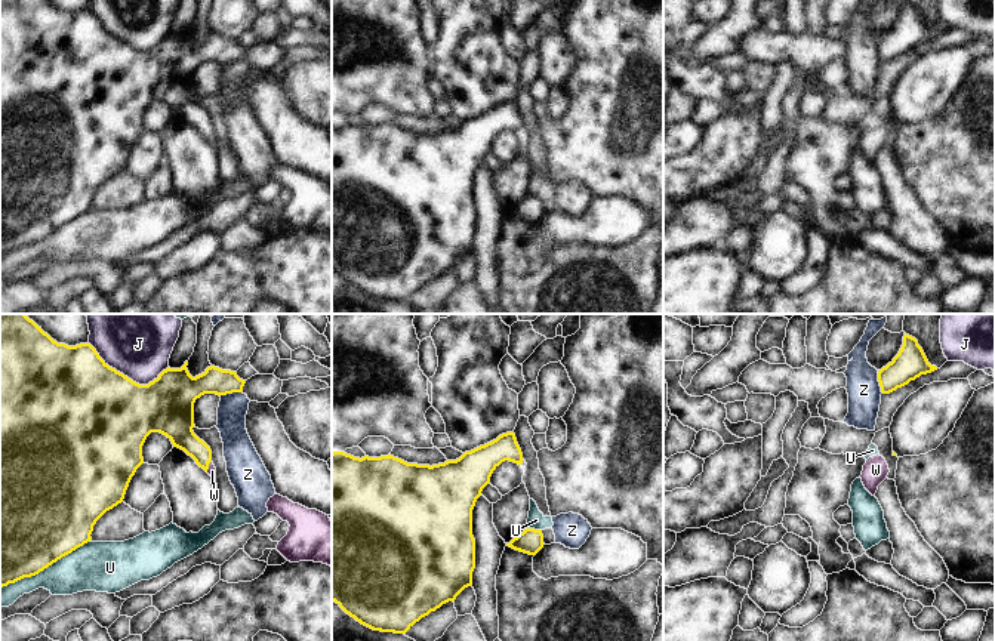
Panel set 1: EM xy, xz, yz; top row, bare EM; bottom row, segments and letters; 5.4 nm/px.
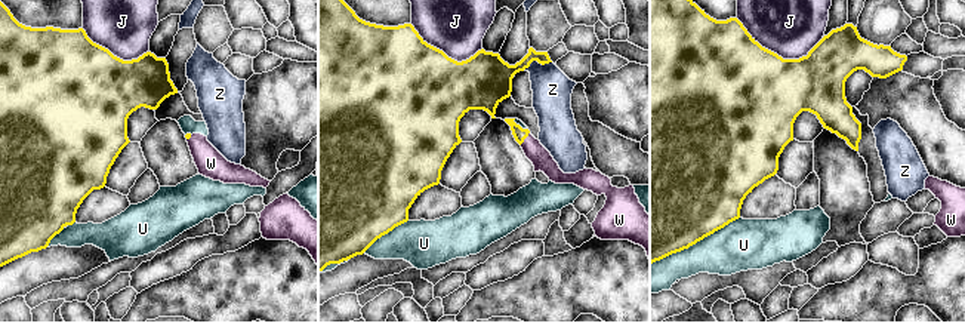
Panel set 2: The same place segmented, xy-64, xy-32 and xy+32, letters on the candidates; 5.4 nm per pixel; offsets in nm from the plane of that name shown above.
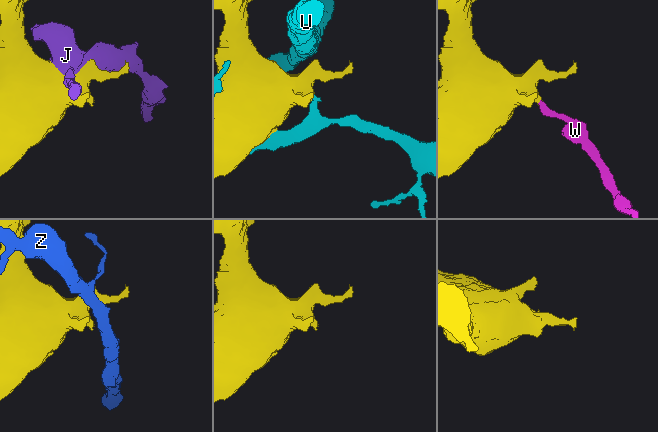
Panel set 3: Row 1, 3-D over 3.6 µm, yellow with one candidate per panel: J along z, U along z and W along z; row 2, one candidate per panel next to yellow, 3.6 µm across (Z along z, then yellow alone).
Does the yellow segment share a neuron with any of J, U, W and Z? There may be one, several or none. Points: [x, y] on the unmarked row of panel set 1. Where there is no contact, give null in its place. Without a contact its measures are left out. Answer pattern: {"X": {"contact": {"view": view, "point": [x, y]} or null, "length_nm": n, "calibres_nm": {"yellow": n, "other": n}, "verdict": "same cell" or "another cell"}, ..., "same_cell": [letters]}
{"J": {"contact": {"view": "xy", "point": [126, 45]}, "length_nm": 460, "calibres_nm": {"yellow": 500, "other": 280}, "verdict": "another cell"}, "U": {"contact": {"view": "xy", "point": [45, 236]}, "length_nm": 550, "calibres_nm": {"yellow": 500, "other": 260}, "verdict": "another cell"}, "W": {"contact": {"view": "xy", "point": [208, 135]}, "length_nm": 70, "calibres_nm": {"yellow": 140, "other": 50}, "verdict": "same cell"}, "Z": {"contact": {"view": "xy", "point": [230, 61]}, "length_nm": 130, "calibres_nm": {"yellow": 170, "other": 160}, "verdict": "another cell"}, "same_cell": ["W"]}

